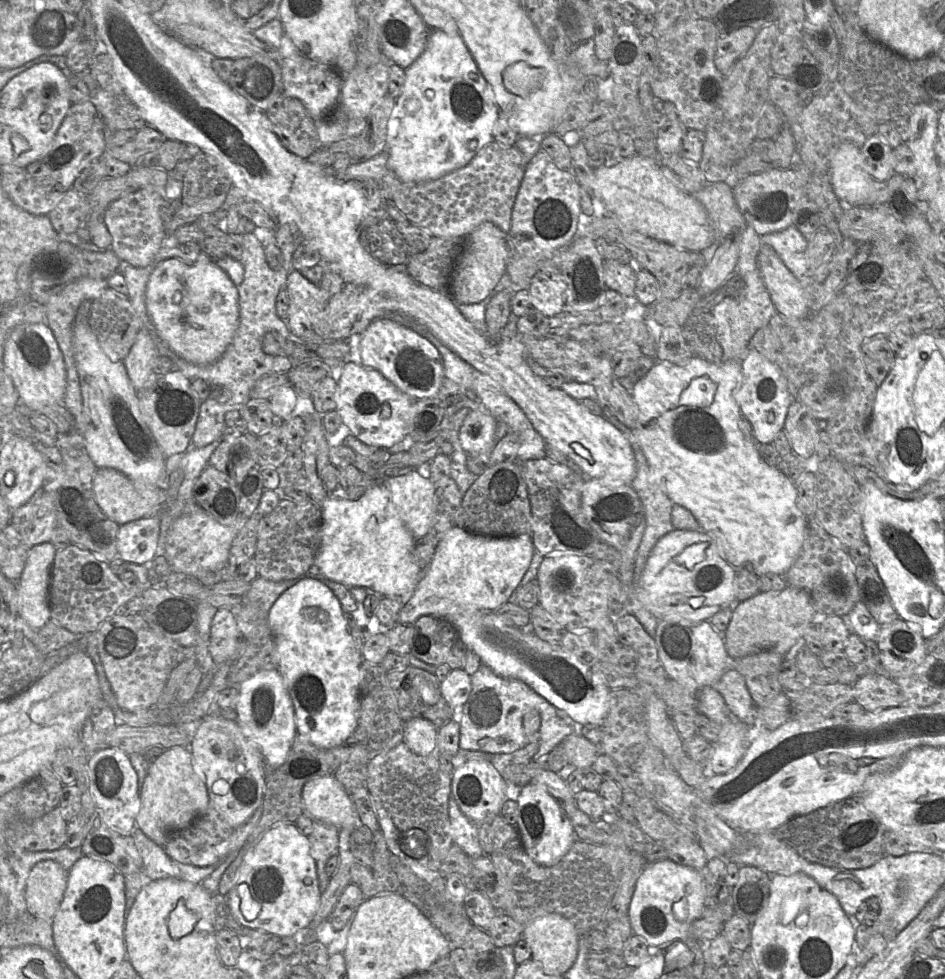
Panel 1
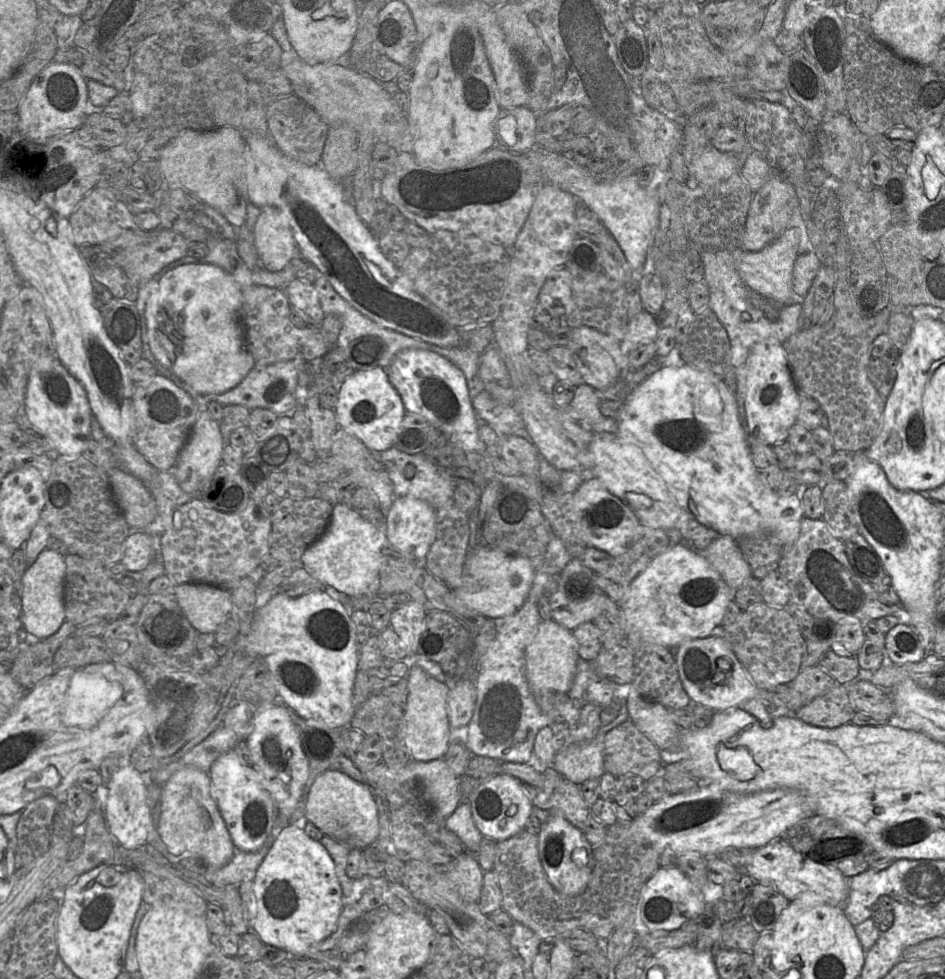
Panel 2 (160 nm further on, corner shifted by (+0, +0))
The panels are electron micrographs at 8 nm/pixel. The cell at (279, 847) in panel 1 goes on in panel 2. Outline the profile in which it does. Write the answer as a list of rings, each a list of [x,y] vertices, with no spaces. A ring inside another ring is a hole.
[[[293,824],[285,825],[271,841],[263,861],[256,870],[253,891],[257,914],[251,931],[264,944],[283,949],[294,958],[302,958],[312,946],[335,931],[344,907],[343,892],[331,855],[320,841],[312,839],[302,828]]]

